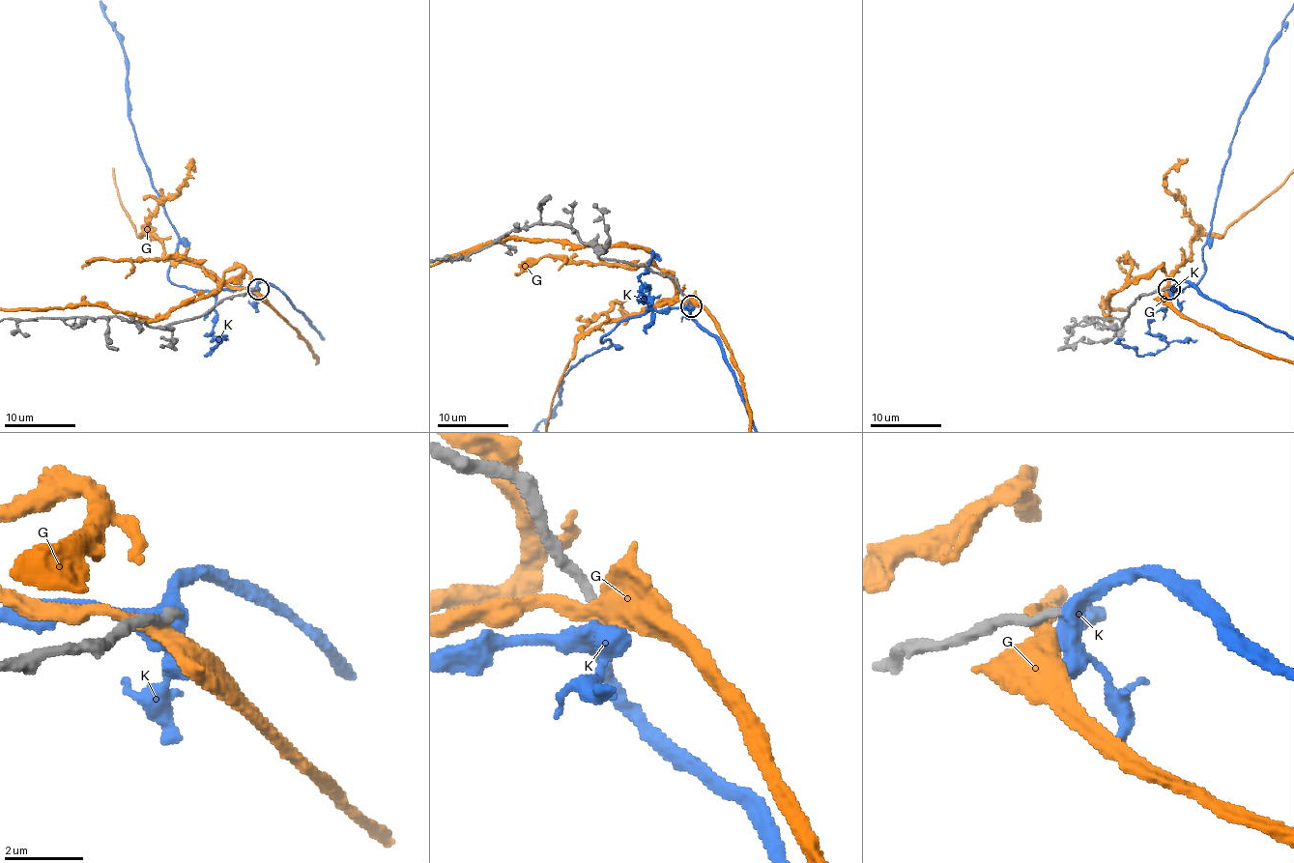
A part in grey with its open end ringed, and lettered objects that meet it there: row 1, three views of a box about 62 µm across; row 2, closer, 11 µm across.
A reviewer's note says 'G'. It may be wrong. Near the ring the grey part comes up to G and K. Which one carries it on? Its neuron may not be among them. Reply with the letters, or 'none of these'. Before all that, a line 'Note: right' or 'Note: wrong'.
Note: wrong
K

